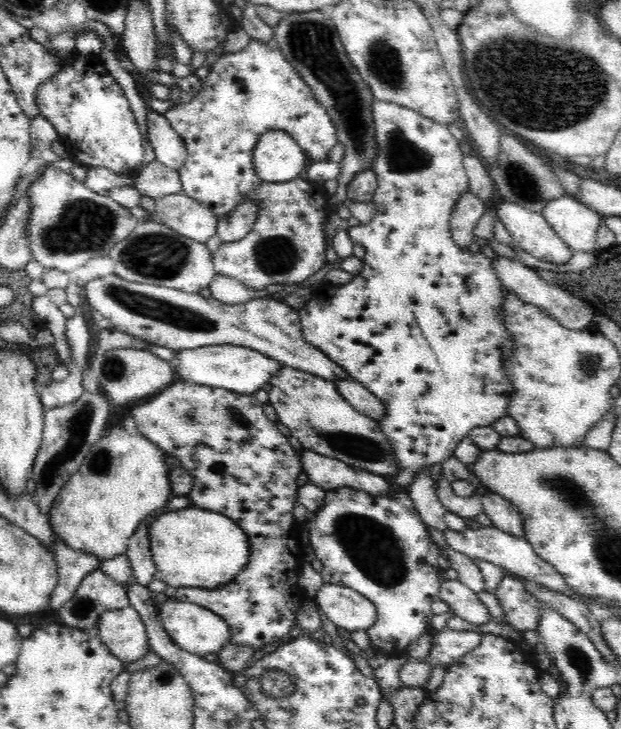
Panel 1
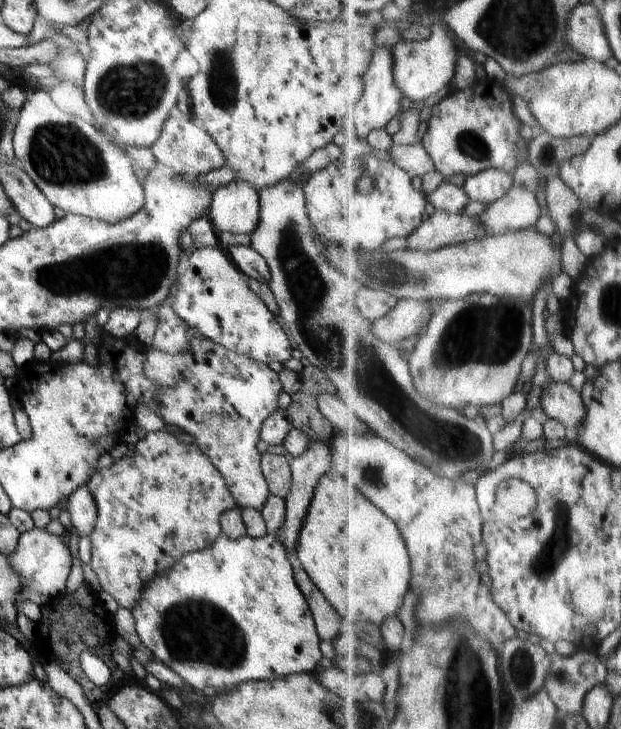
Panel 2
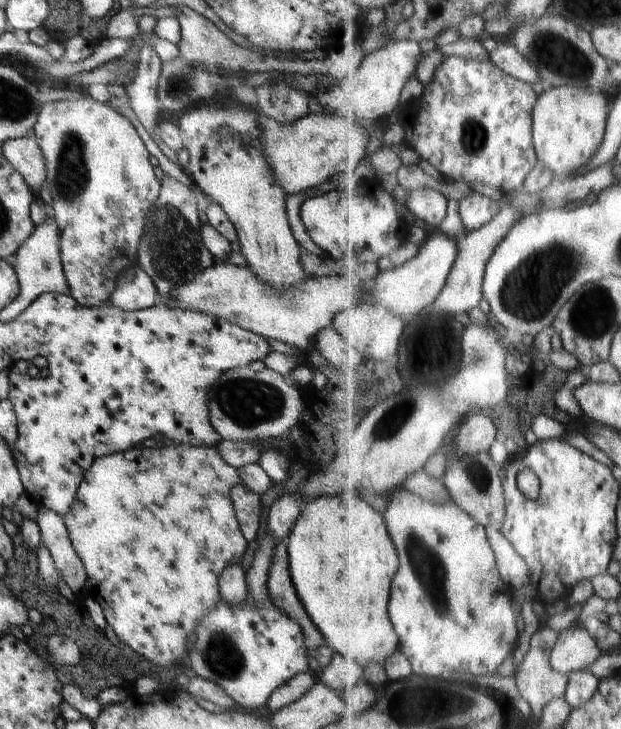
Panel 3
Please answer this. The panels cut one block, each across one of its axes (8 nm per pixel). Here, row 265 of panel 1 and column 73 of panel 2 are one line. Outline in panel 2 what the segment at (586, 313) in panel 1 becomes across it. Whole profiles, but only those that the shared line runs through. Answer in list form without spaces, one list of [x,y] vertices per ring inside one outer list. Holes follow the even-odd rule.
[[[87,485],[78,488],[68,498],[68,509],[72,524],[77,528],[80,537],[90,535],[97,522],[95,499]]]

